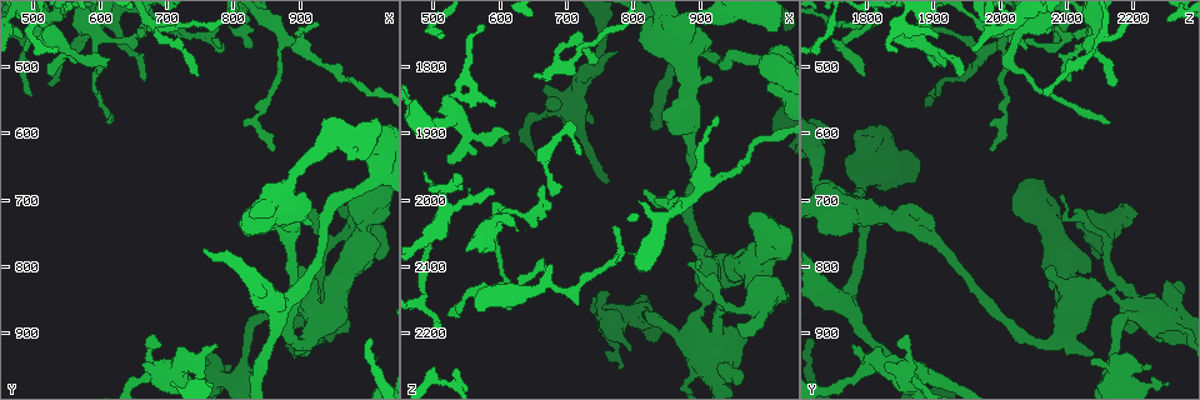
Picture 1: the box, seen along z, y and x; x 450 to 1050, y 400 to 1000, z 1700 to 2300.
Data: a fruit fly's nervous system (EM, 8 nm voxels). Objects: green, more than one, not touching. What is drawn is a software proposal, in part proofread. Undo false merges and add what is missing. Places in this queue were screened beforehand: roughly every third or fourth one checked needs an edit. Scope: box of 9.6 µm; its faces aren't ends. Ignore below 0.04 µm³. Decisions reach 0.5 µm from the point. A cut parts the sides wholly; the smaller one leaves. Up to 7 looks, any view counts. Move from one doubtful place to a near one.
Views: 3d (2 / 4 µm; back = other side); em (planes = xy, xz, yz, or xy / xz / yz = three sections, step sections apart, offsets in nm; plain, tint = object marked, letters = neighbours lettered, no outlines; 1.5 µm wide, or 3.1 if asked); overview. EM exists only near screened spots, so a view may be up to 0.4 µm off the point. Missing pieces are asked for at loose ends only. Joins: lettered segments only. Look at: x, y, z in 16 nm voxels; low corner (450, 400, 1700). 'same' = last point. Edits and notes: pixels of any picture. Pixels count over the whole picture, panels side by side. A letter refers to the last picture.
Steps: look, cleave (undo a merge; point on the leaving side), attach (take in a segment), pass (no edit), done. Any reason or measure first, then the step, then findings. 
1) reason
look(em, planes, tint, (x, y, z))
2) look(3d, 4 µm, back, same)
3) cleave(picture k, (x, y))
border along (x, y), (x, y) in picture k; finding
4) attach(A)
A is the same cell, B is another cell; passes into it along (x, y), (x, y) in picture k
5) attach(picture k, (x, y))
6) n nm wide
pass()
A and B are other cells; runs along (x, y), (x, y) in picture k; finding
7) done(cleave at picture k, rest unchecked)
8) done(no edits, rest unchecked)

stops while still wide
look(em, planes, letters, (930, 825, 2250))

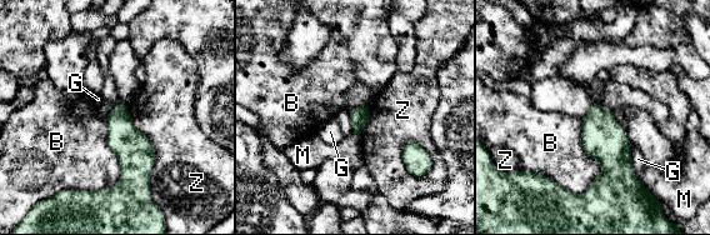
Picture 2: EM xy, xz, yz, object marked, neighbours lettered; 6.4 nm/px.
pass()
B, G, M and Z are other cells; no lettered segment goes on from it

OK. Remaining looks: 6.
sudden change in width
look(em, planes, tint, (905, 910, 2080))

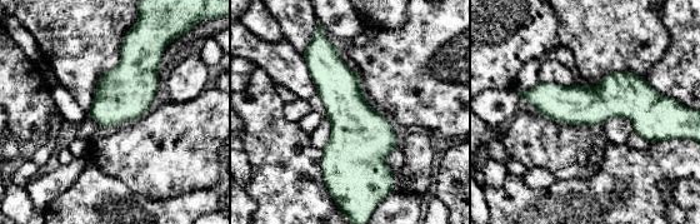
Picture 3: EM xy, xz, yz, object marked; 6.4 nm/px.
see the neighbours
look(em, planes, letters, same)

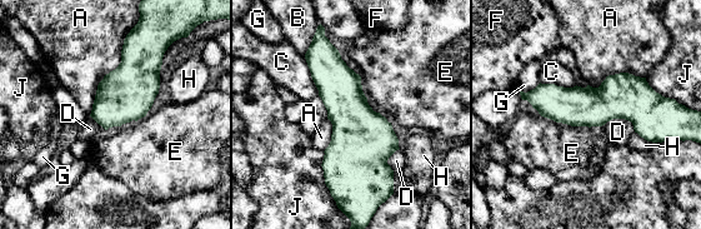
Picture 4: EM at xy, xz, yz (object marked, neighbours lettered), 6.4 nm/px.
pass()
A, B, C, D, E, F, G, H and J are other cells; runs along (524, 95), (559, 104), (664, 104) in picture 4; one neuron here

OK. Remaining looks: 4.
long arm stops here
look(em, xz, step 4, tint, (860, 625, 1985))

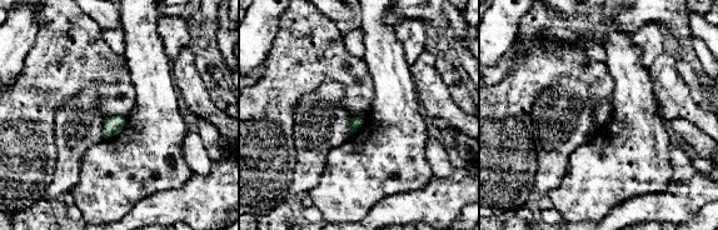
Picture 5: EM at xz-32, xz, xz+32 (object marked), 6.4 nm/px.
see the neighbours
look(em, xz, step 4, letters, same)

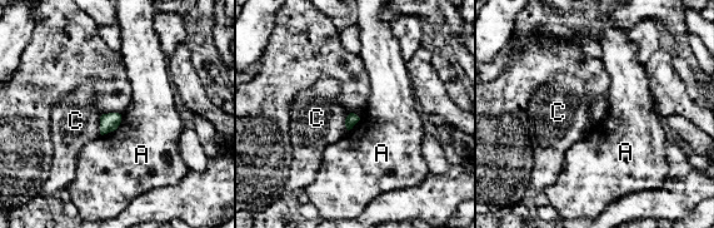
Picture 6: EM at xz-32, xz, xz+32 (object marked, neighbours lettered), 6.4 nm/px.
pass()
A and C are other cells; border along (103, 114), (100, 117), (100, 134) in picture 6; no lettered segment goes on from it

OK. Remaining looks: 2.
done(no edits, rest unchecked)

